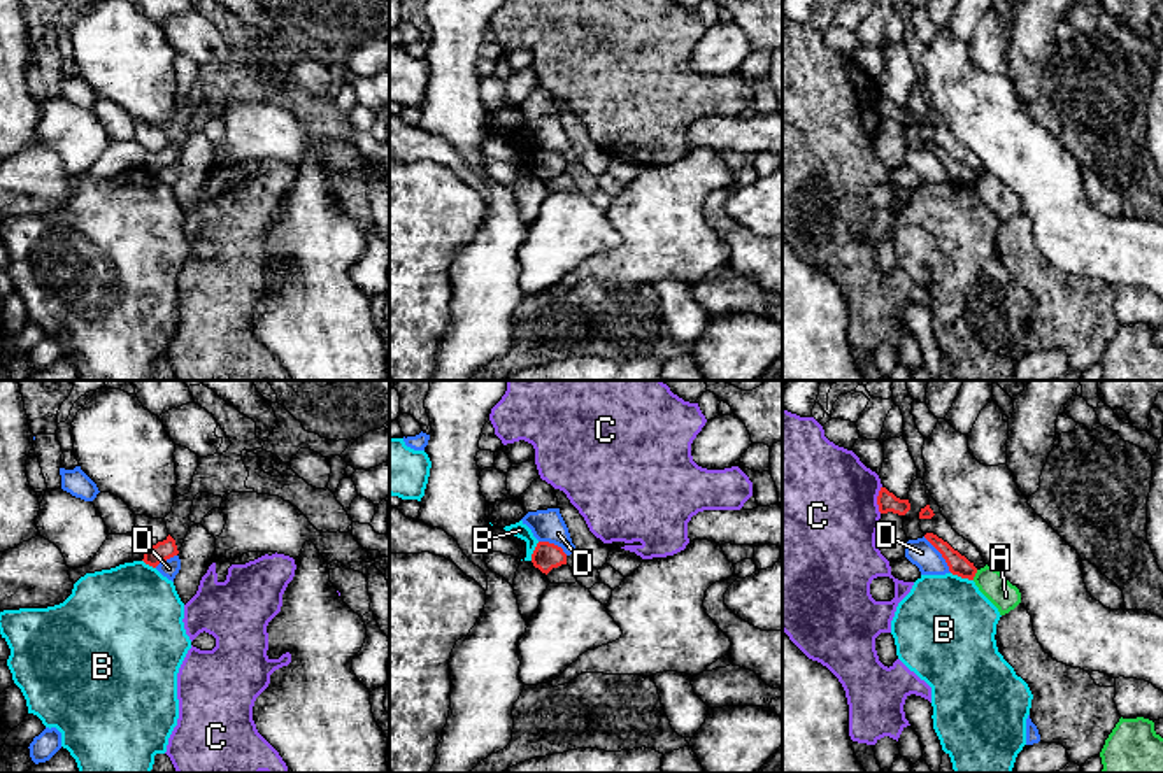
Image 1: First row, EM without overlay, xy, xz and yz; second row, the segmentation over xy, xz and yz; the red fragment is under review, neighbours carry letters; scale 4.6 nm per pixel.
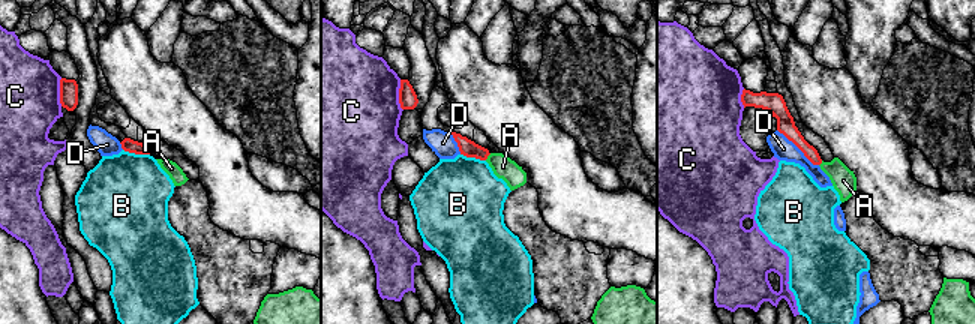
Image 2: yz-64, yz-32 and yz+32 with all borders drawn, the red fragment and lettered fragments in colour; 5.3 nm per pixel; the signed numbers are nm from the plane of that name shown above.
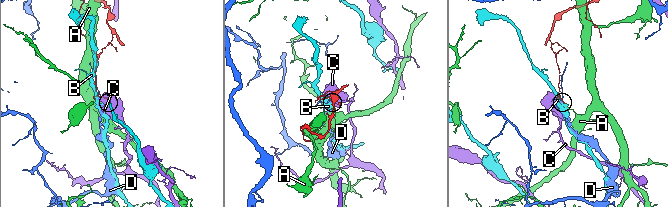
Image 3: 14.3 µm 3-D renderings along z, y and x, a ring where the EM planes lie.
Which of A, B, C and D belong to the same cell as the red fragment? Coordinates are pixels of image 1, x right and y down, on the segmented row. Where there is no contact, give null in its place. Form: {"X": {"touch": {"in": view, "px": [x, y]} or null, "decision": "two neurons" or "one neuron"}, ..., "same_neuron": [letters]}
{"A": {"touch": {"in": "yz", "px": [974, 575]}, "decision": "two neurons"}, "B": {"touch": {"in": "yz", "px": [962, 577]}, "decision": "two neurons"}, "C": {"touch": {"in": "yz", "px": [877, 500]}, "decision": "two neurons"}, "D": {"touch": {"in": "yz", "px": [941, 553]}, "decision": "two neurons"}, "same_neuron": []}

